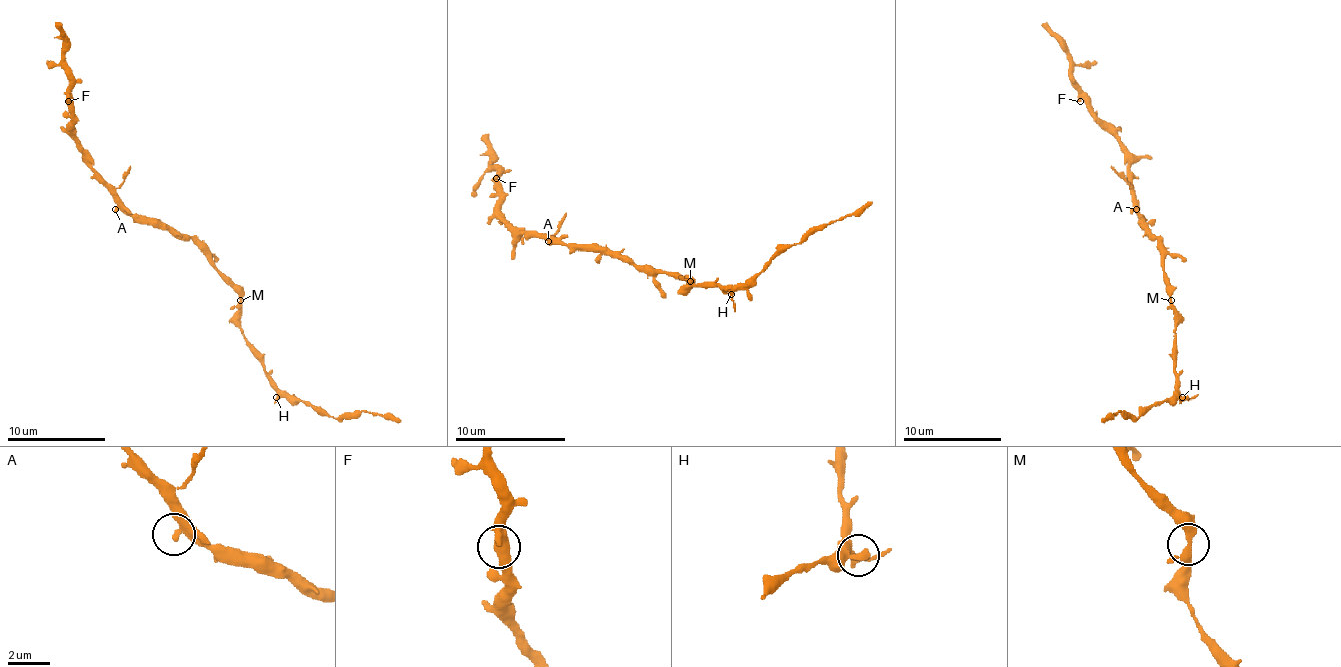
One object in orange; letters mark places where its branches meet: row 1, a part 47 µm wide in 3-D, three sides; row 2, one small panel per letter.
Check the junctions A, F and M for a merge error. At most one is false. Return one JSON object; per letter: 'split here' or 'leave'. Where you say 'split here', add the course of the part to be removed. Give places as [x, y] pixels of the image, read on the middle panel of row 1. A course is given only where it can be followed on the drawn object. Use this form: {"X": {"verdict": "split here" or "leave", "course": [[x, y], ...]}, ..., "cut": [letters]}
{"A": {"verdict": "leave"}, "F": {"verdict": "leave"}, "M": {"verdict": "leave"}, "cut": []}

